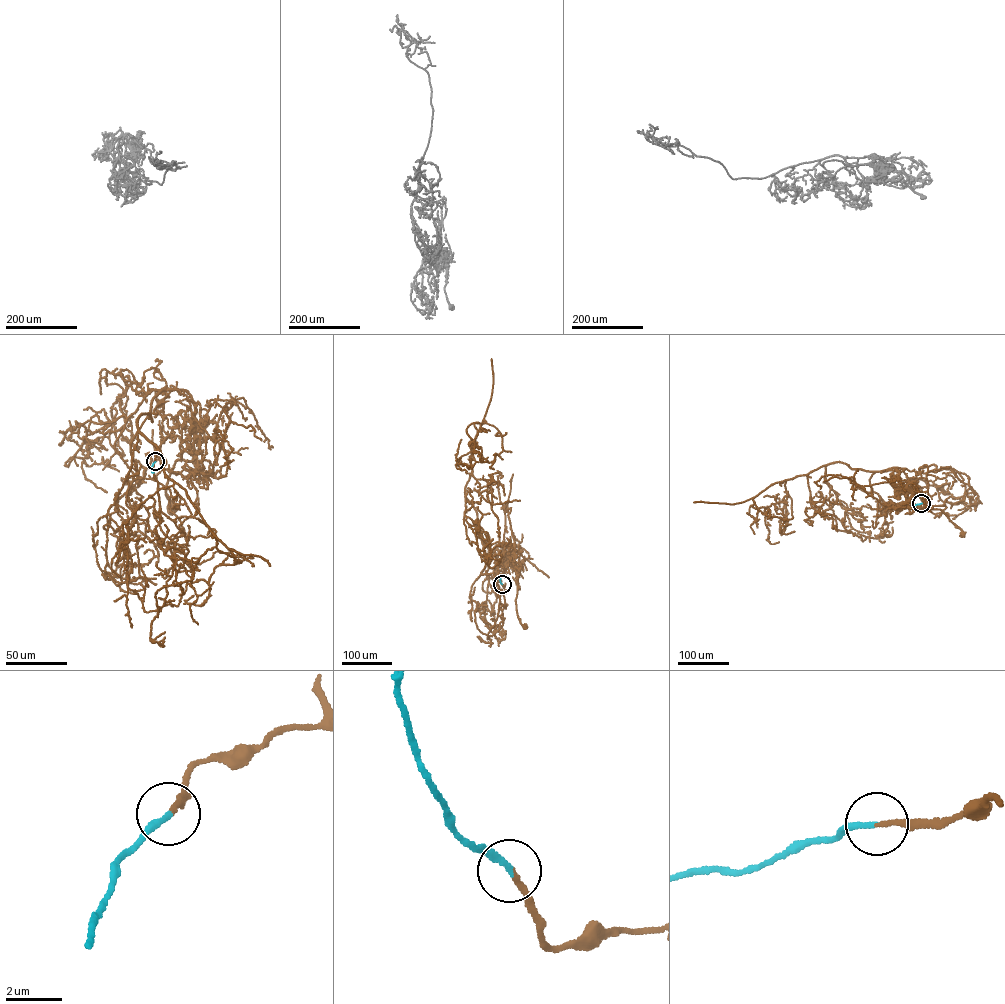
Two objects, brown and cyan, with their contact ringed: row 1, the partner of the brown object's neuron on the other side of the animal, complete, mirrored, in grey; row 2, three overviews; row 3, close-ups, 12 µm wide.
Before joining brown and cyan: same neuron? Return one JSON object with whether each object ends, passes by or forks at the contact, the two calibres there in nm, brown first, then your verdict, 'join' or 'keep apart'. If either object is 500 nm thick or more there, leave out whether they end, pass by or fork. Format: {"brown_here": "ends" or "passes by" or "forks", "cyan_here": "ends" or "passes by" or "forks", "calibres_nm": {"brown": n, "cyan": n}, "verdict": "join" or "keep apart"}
{"brown_here": "ends", "cyan_here": "ends", "calibres_nm": {"brown": 180, "cyan": 220}, "verdict": "join"}

